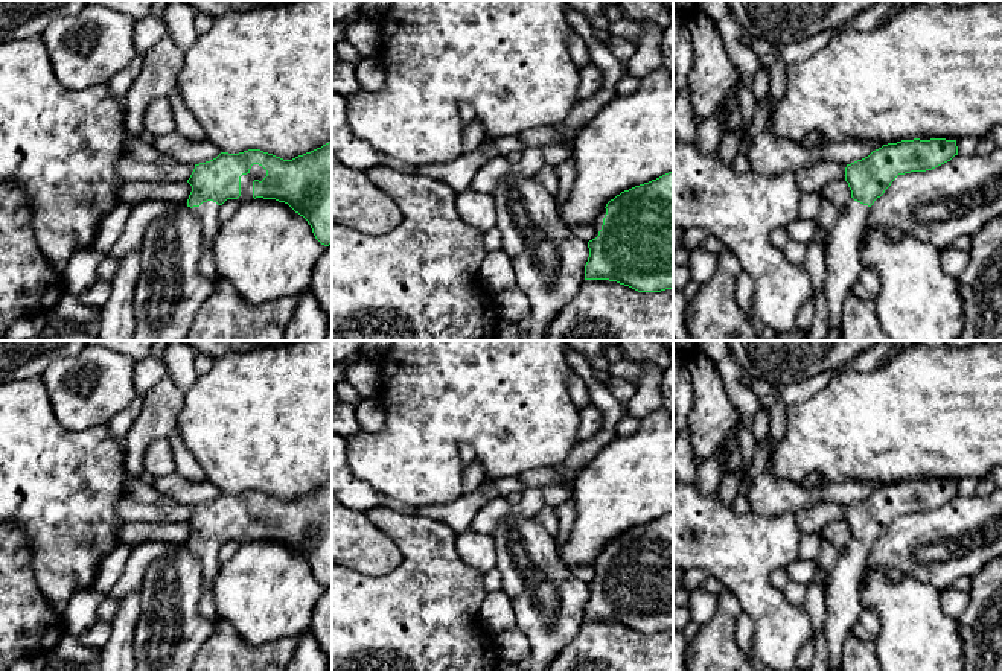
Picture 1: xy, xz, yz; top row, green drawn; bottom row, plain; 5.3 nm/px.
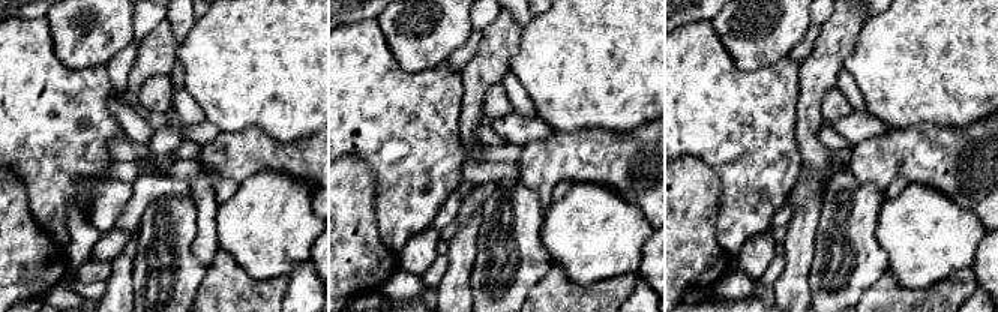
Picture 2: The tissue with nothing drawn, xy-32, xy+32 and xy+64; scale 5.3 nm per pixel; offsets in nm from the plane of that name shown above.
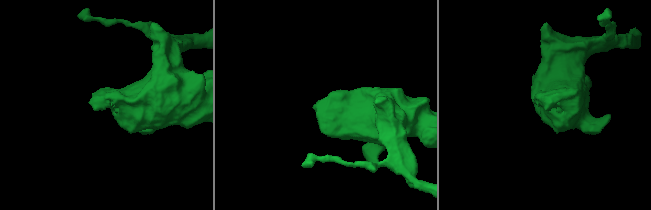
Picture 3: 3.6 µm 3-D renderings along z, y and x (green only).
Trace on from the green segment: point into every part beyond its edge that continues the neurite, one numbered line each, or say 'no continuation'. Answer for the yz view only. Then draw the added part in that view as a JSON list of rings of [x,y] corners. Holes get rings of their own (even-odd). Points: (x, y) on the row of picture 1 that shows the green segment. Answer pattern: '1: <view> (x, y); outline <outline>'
1: yz (842, 262); outline [[[851,198],[845,210],[839,213],[825,243],[824,294],[828,303],[830,327],[841,327],[844,300],[862,272],[859,245],[868,211],[868,205]]]

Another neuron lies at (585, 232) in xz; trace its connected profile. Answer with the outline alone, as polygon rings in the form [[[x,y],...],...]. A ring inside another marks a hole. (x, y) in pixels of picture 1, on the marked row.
[[[577,224],[570,227],[570,230],[576,237],[583,242],[589,242],[598,236],[598,231],[595,230],[594,224]]]

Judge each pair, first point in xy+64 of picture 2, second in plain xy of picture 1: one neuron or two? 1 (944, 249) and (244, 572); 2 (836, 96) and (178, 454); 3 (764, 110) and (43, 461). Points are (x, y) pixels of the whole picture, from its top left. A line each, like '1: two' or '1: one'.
1: one
2: two
3: one

